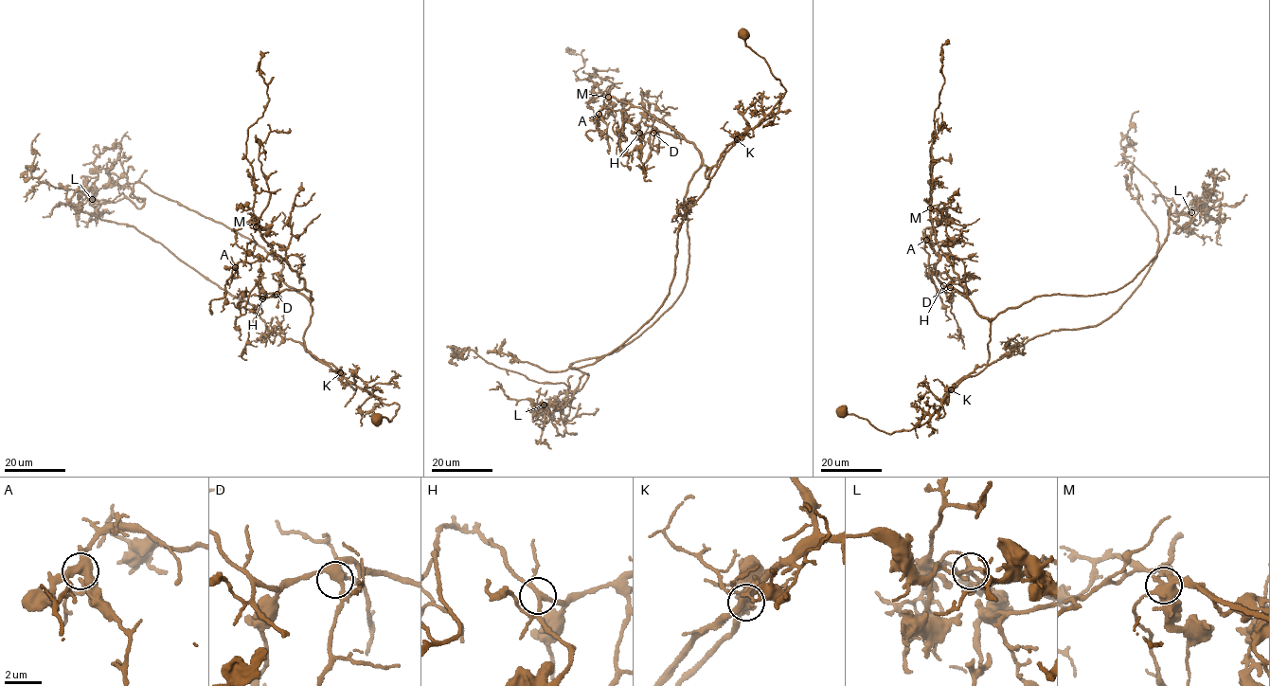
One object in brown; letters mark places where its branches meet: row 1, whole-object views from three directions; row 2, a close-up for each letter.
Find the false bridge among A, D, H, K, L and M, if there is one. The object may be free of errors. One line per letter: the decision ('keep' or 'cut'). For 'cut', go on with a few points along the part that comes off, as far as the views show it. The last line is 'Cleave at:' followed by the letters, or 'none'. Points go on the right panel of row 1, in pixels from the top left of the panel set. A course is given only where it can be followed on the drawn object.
A: keep
D: keep
H: keep
K: cut | (952, 389), (975, 369), (1039, 335), (1100, 324), (1137, 288), (1159, 243), (1129, 190), (1132, 165)
L: keep
M: keep
Cleave at: K

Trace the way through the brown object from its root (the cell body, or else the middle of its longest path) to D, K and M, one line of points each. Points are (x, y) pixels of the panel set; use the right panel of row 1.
D: (842, 411), (889, 434), (908, 430), (929, 422), (956, 382), (987, 363), (990, 321), (950, 287)
K: (842, 411), (864, 418), (889, 434), (908, 430), (929, 422), (952, 389)
M: (842, 411), (889, 434), (908, 430), (987, 363), (990, 321), (939, 248), (930, 207)

